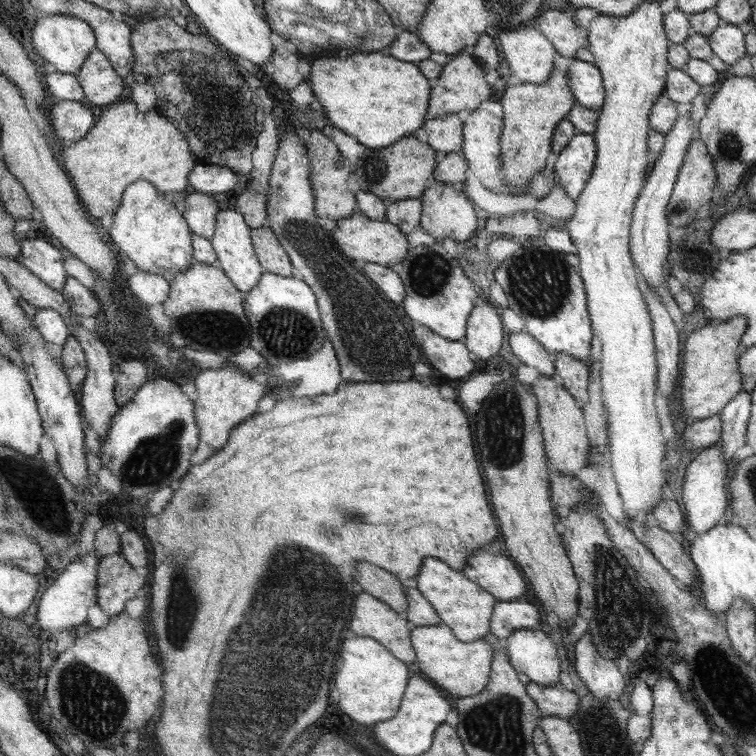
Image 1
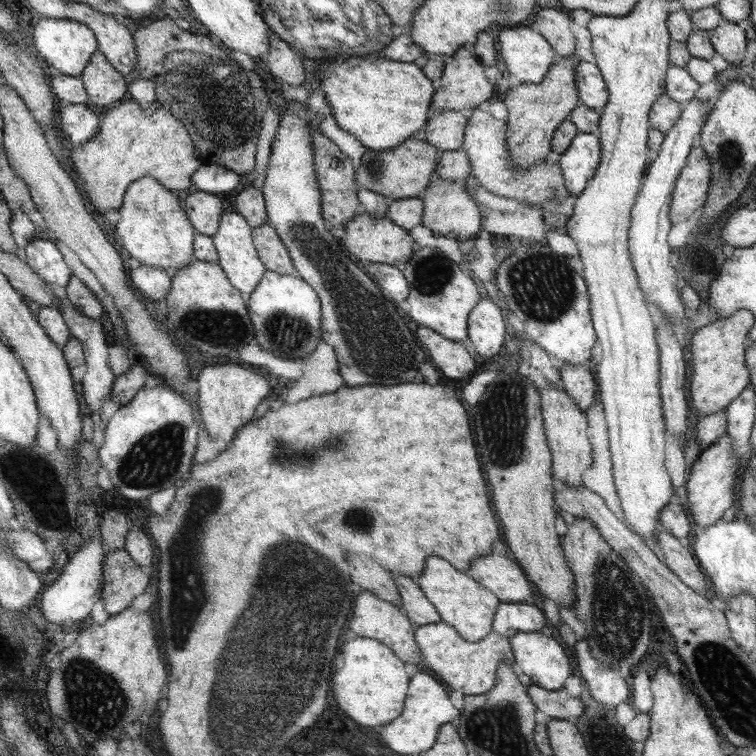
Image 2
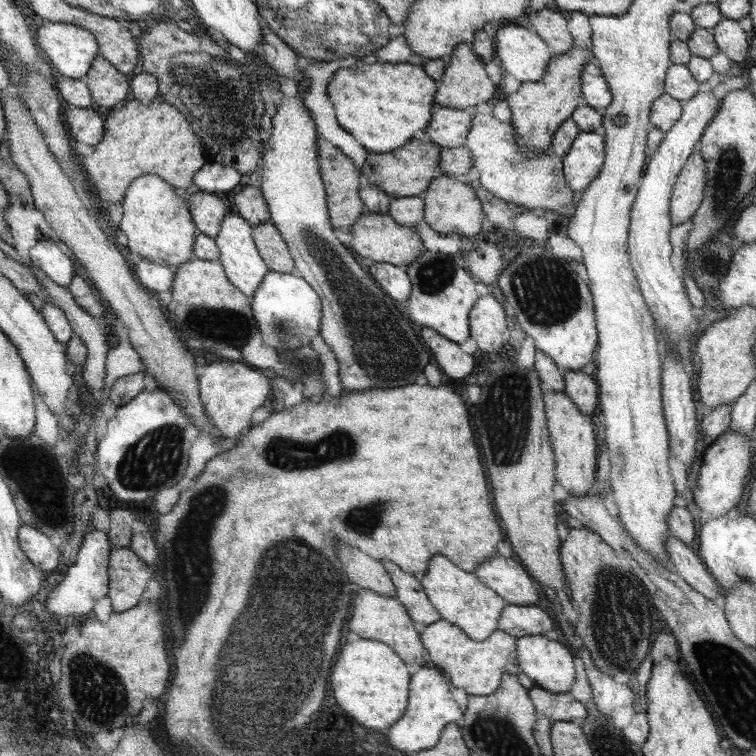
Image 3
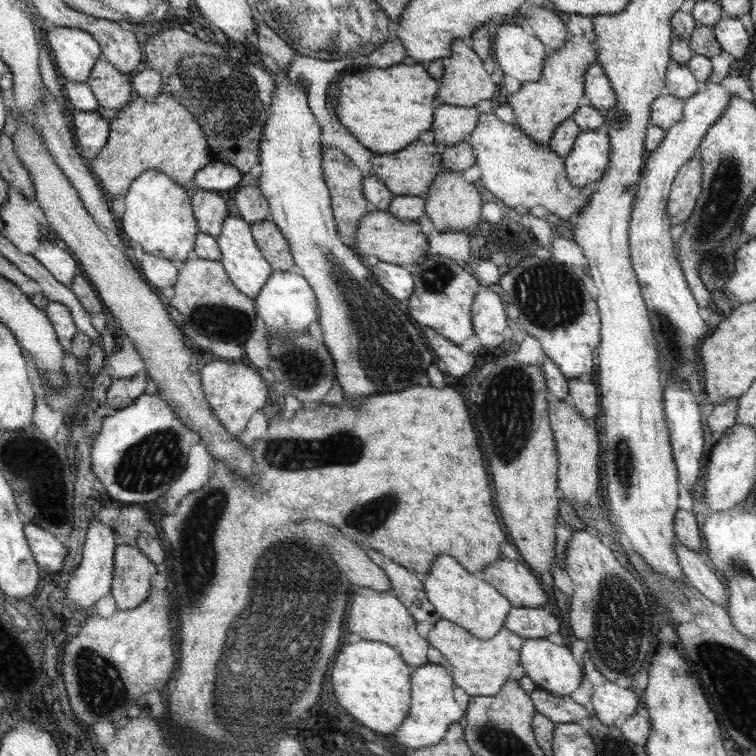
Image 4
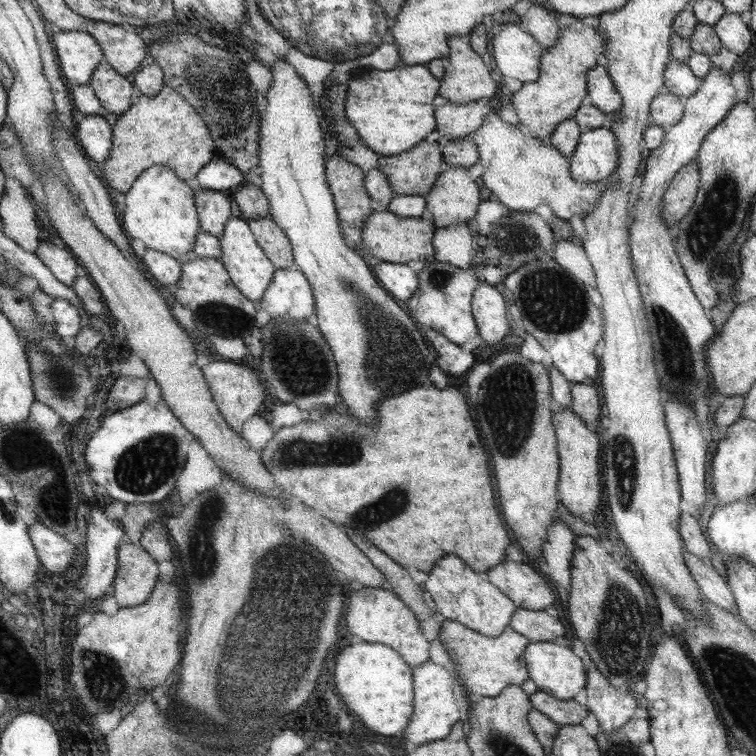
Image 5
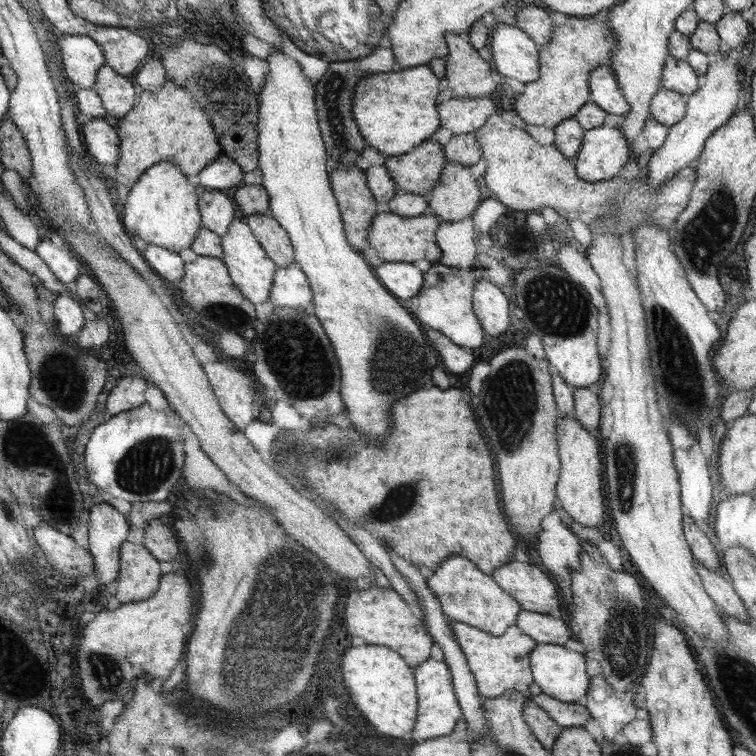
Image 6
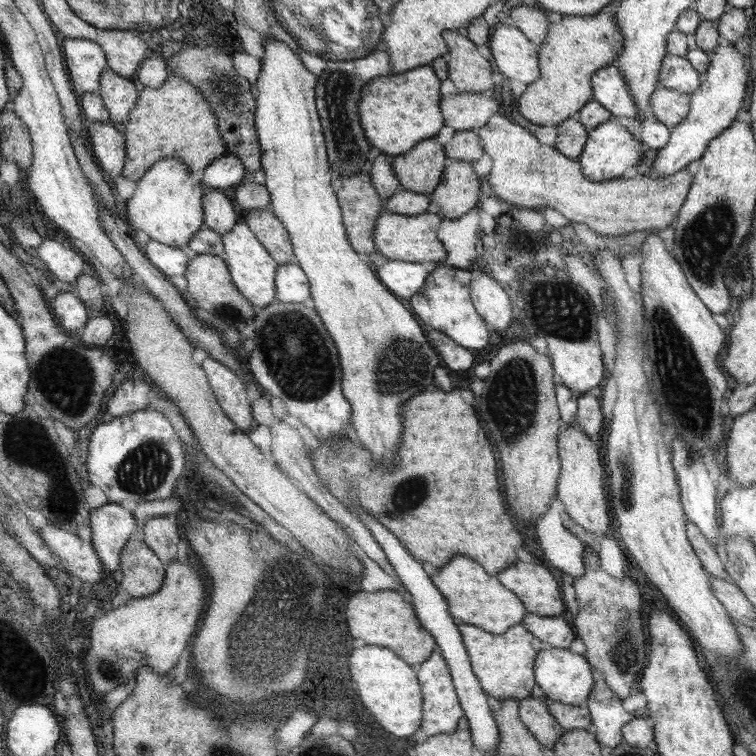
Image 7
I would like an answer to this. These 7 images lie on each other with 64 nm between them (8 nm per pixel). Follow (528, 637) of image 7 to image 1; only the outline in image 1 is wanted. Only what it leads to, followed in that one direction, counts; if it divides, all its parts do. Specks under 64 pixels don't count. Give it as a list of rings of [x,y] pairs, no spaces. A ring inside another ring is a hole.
[[[444,624],[414,628],[413,646],[417,650],[416,666],[420,674],[424,674],[438,689],[447,695],[470,697],[485,691],[491,683],[492,664],[498,649],[493,642],[474,641],[466,643],[458,640],[453,630]]]

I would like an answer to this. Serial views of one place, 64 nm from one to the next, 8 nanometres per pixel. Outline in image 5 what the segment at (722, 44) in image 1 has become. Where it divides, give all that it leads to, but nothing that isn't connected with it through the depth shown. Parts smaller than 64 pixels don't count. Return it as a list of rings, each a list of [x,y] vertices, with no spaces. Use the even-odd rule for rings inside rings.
[[[736,12],[722,15],[722,18],[713,24],[713,29],[721,40],[721,44],[724,44],[730,52],[742,55],[752,44],[751,28],[744,23],[740,14]]]

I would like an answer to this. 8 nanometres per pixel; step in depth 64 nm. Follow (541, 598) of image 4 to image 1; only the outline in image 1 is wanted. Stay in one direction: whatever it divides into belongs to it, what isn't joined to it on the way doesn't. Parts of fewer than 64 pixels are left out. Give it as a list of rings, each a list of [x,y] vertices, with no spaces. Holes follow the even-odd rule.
[[[484,549],[474,551],[461,572],[492,593],[498,601],[526,600],[526,582],[516,562],[506,555],[498,553],[496,556]]]

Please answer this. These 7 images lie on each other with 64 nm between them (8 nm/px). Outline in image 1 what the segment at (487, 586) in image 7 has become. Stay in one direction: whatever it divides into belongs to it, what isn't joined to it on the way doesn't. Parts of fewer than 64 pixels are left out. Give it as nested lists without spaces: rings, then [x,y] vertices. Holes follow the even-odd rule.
[[[429,557],[421,564],[421,570],[412,582],[420,594],[435,608],[441,623],[453,630],[458,640],[470,643],[481,640],[491,632],[493,608],[498,600],[461,571],[443,560]]]

